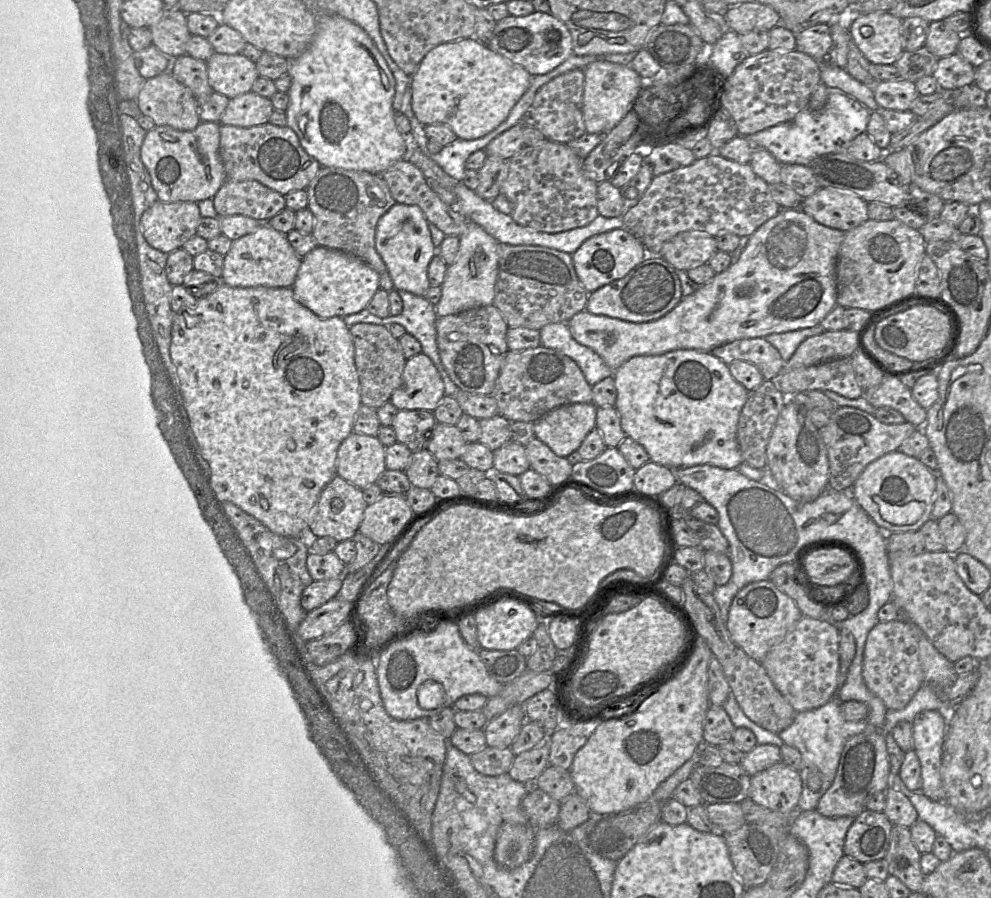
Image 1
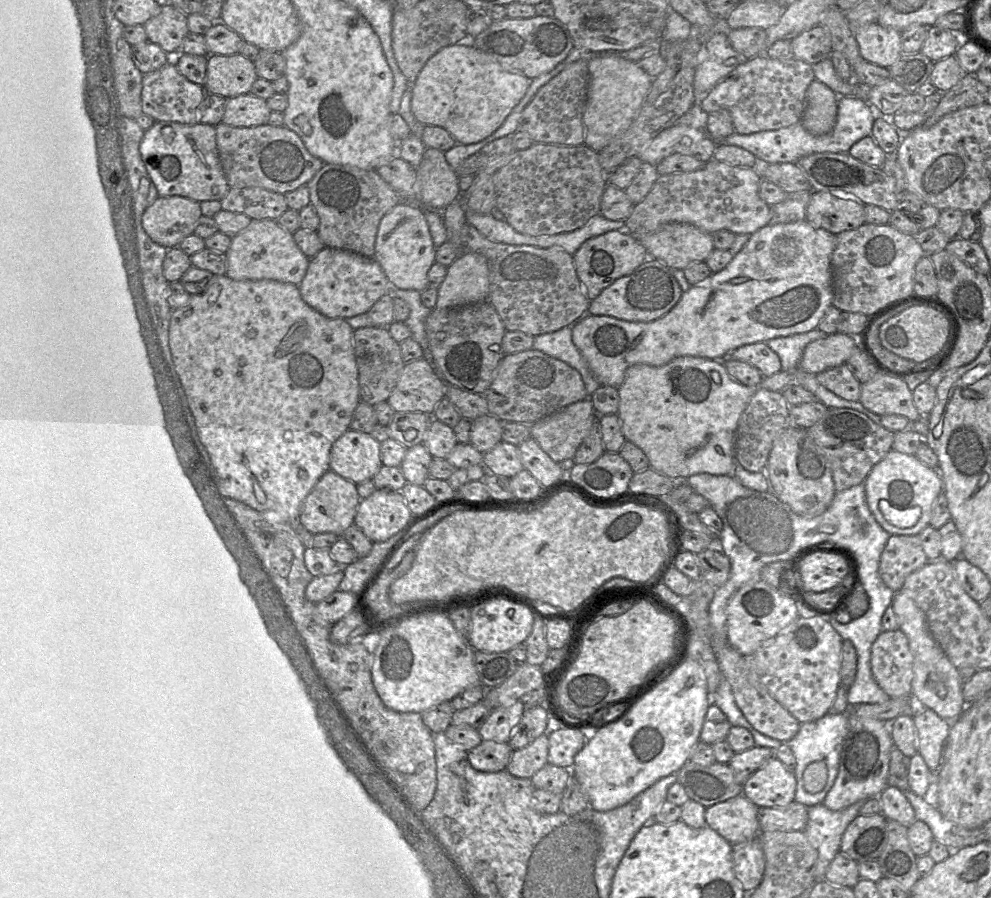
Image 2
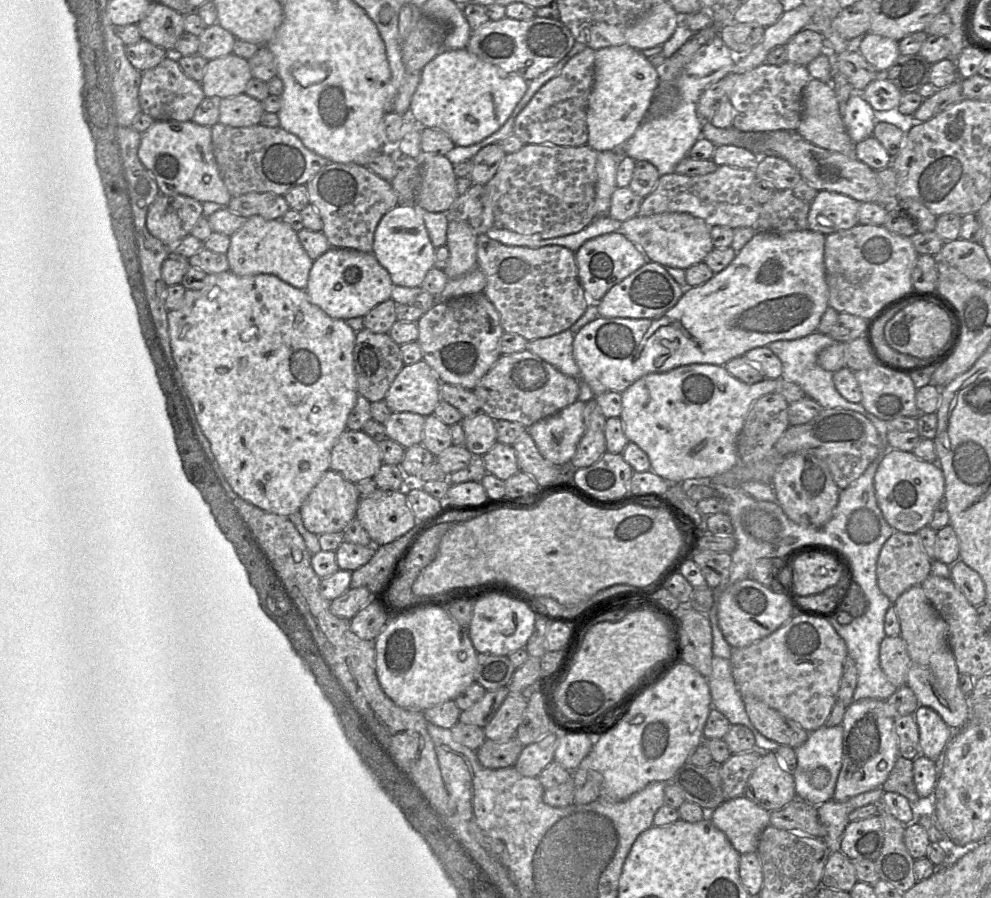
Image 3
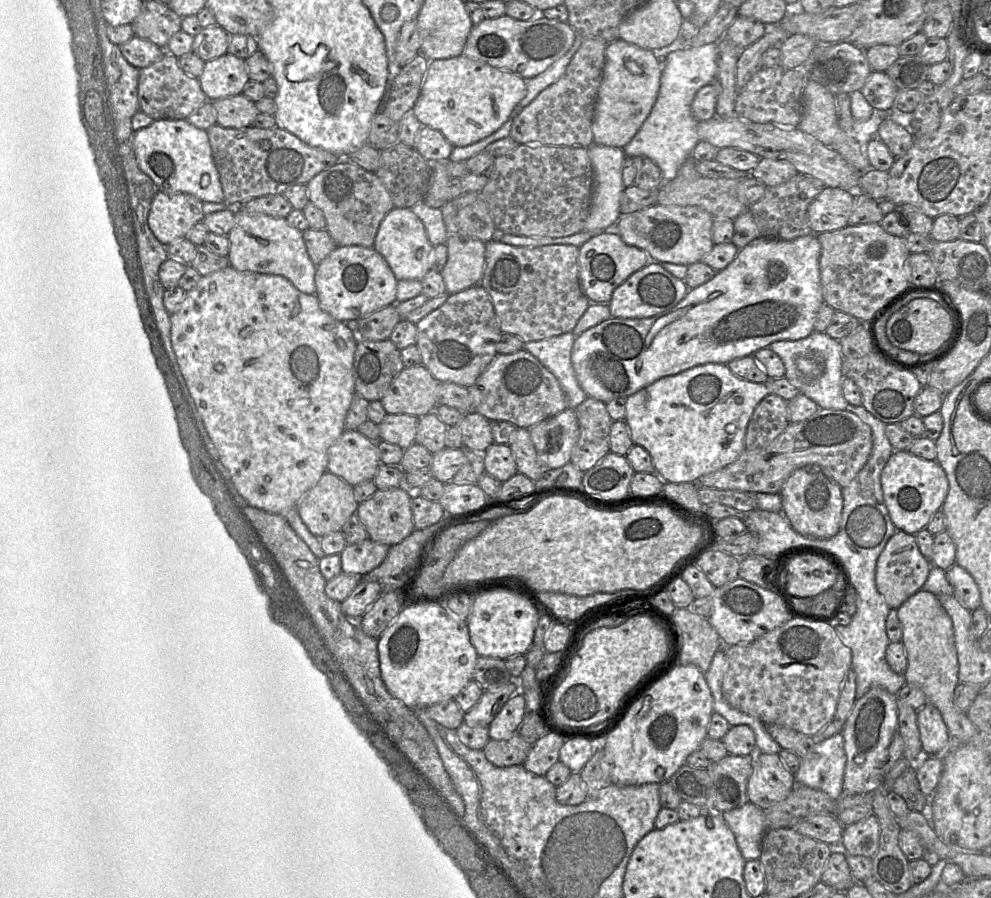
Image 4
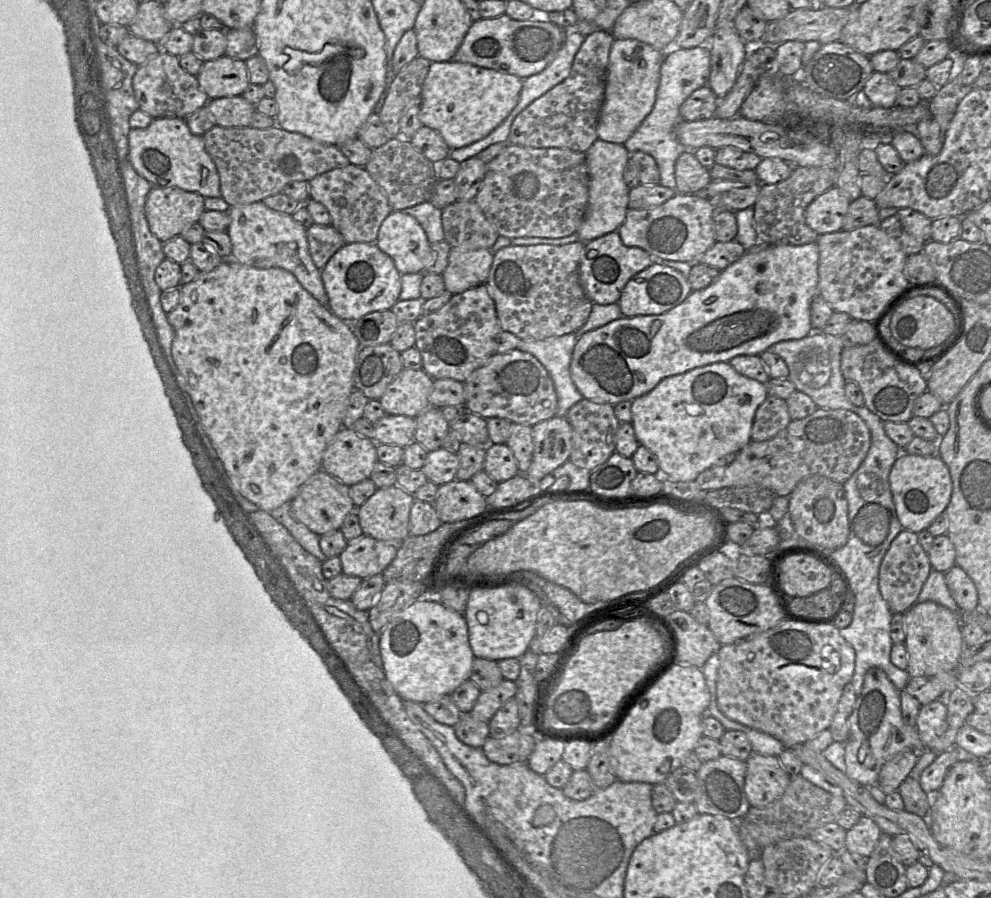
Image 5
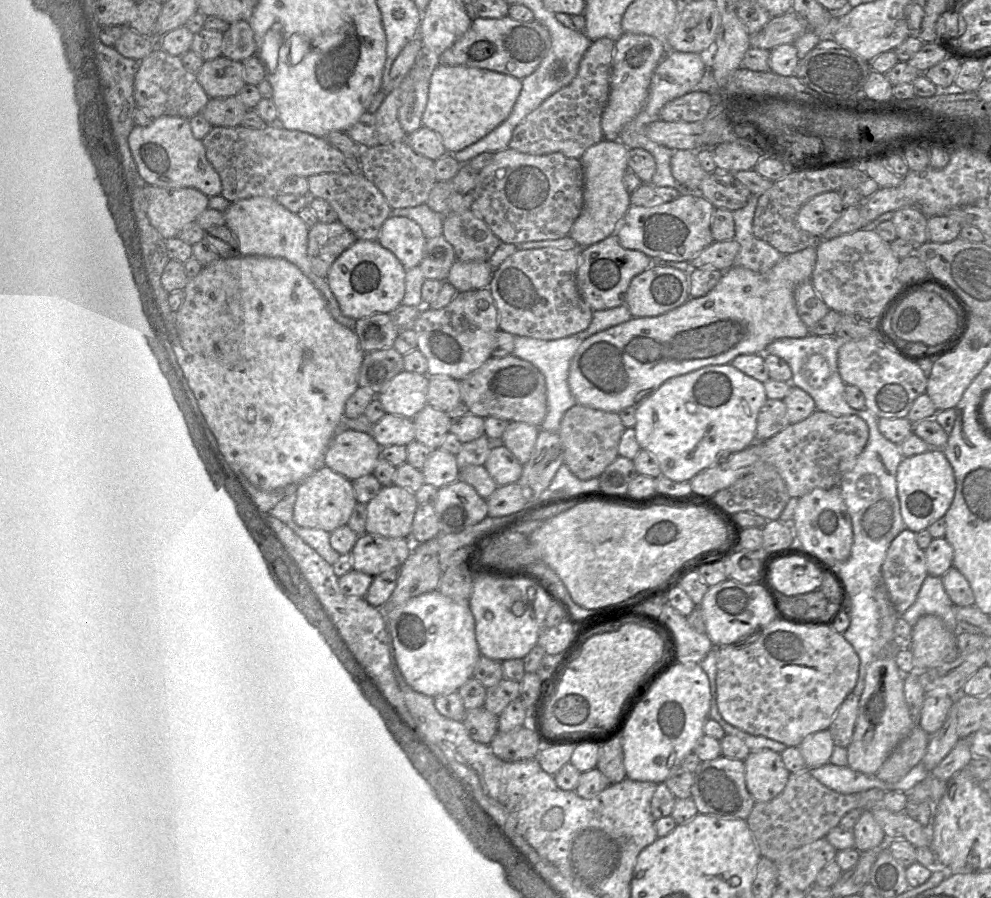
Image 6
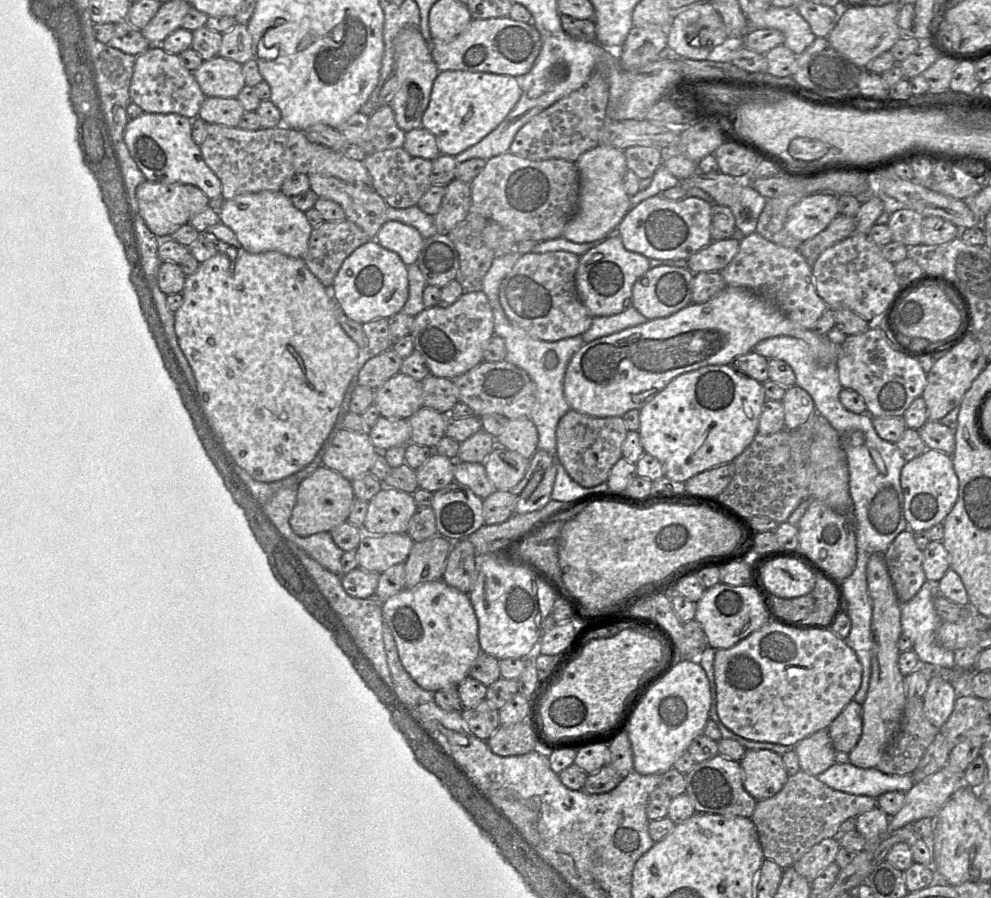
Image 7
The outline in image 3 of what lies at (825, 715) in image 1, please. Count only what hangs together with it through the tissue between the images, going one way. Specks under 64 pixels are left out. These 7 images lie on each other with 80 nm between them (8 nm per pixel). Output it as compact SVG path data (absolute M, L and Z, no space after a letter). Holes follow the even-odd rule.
M842 724L833 727L822 726L819 729L810 732L807 741L795 749L797 757L797 766L793 772L796 792L795 798L800 798L812 805L820 805L832 800L842 767L843 730ZM819 767L829 771L829 780L823 788L815 789L811 785L811 777L813 771Z

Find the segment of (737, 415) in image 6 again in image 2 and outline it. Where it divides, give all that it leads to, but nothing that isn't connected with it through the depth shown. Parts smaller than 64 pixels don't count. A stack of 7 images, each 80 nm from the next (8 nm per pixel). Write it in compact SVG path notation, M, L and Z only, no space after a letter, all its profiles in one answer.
M682 356L677 357L669 363L653 367L646 364L636 364L626 370L623 383L619 386L619 407L618 417L621 422L621 430L626 441L630 441L639 447L647 456L649 465L655 471L671 478L674 481L686 481L686 479L695 474L707 473L712 475L733 475L735 468L735 433L741 414L746 409L751 397L757 388L764 388L770 391L782 392L785 388L796 385L796 376L789 372L779 371L778 373L765 377L758 387L747 387L733 380L725 367L724 360L712 360L701 357Z

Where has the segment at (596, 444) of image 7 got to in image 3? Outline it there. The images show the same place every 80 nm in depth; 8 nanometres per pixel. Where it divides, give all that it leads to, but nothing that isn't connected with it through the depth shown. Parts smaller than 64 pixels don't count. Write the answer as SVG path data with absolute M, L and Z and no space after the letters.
M595 398L588 401L584 410L585 432L571 463L578 469L597 462L606 450L605 424L607 418Z

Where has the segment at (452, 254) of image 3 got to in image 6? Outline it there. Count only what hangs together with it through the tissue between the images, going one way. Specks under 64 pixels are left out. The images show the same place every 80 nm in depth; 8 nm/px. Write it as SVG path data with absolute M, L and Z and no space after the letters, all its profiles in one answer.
M456 259L445 282L453 285L458 292L488 288L493 271L489 261L474 262Z

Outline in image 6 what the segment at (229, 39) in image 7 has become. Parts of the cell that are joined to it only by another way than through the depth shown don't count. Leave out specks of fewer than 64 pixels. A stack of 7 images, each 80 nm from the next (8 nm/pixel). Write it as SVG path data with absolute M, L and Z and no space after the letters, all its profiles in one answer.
M248 19L238 20L224 32L222 55L243 62L256 54L256 42Z

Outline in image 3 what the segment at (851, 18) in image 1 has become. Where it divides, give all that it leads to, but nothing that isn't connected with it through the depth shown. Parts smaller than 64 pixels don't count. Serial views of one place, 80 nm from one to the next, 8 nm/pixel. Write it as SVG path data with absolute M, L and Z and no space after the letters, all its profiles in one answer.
M868 32L857 42L854 42L854 48L880 74L884 74L901 55L898 42L894 39Z

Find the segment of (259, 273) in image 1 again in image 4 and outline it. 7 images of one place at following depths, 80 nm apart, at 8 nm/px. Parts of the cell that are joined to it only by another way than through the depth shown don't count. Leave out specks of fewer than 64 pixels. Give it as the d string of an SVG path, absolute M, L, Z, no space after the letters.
M236 209L235 225L227 236L230 242L227 257L231 267L240 272L282 275L301 292L316 294L317 266L310 259L303 231L289 225L286 218Z

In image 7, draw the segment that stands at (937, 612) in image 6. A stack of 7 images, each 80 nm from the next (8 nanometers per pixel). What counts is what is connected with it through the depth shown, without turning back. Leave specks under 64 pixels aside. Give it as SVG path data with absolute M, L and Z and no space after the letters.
M926 579L915 596L901 604L901 630L911 640L921 665L954 668L954 652L936 641L936 631L942 623L934 607L938 583Z

